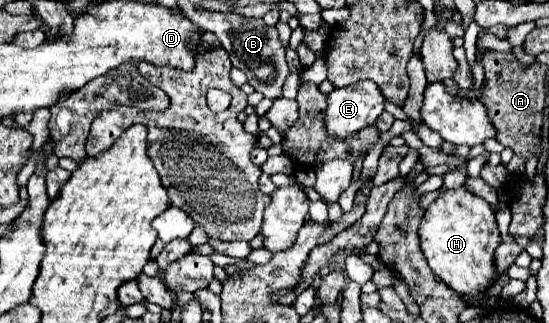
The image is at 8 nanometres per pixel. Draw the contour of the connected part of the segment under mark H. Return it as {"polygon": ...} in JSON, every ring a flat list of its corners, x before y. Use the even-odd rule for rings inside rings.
{"polygon":[[466,188,458,190,440,190,440,198,436,198,420,222,420,242,422,252,428,260,432,272,454,292,458,294,478,294,486,288,494,286,496,266,494,266,494,250,502,242,494,212,488,202,474,196]]}

